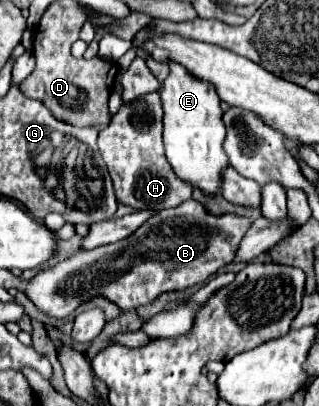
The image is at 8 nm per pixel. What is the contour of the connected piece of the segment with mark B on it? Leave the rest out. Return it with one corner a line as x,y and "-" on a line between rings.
189,199
179,207
163,209
145,221
133,233
133,241
129,237
91,251
79,251
71,259
41,271
29,283
21,279
17,289
23,289
41,311
55,319
65,319
83,301
99,293
117,303
123,311
131,307
137,309
139,305
153,301
163,291
181,291
205,281
209,275
229,265
235,259
237,245
241,243
241,237
245,237
249,225
253,225
253,219
247,215
213,215
203,203

